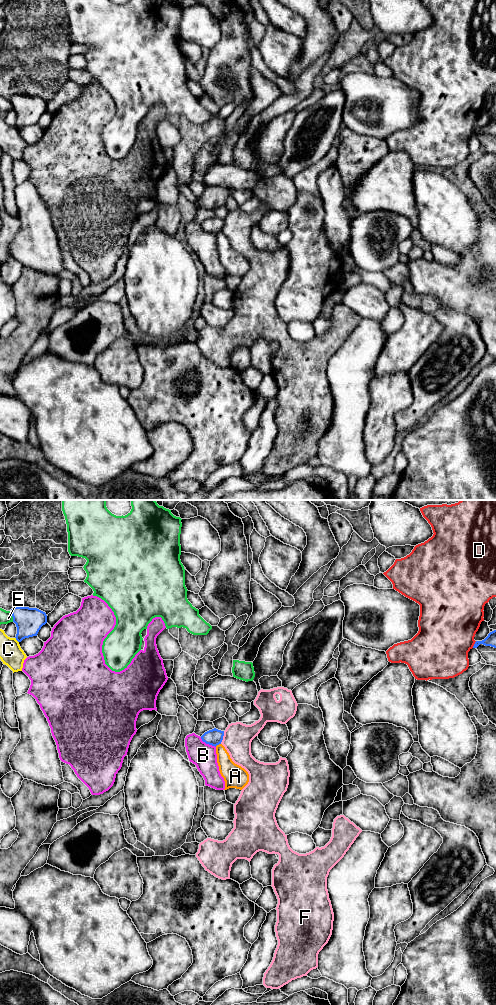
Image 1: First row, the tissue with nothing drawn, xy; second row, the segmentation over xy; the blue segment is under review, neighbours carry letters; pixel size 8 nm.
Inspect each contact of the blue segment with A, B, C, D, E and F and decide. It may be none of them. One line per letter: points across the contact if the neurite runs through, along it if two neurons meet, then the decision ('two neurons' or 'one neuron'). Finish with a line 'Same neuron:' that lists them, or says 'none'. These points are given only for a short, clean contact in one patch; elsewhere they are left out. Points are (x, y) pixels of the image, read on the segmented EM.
A: two neurons
B: two neurons
C: two neurons
D: two neurons
E: two neurons
F: way xy (214, 737), (222, 737), (237, 738); one neuron
Same neuron: F

